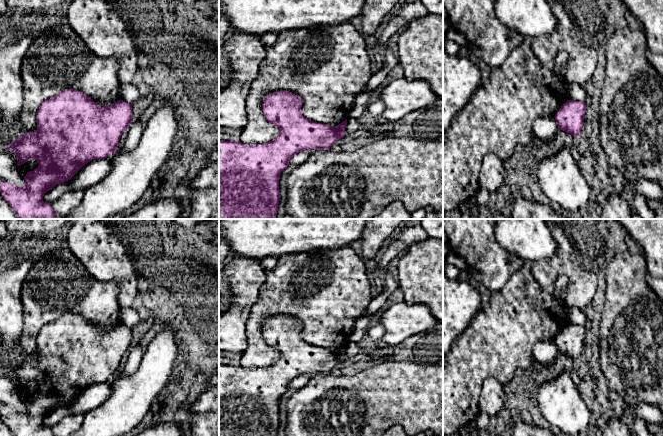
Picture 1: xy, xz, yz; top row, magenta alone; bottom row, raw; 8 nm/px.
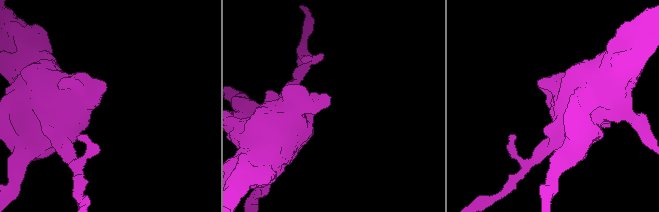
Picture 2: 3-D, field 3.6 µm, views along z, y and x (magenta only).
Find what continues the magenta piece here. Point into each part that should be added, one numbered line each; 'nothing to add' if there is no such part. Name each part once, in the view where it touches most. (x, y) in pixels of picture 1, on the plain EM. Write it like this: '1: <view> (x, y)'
nothing to add

